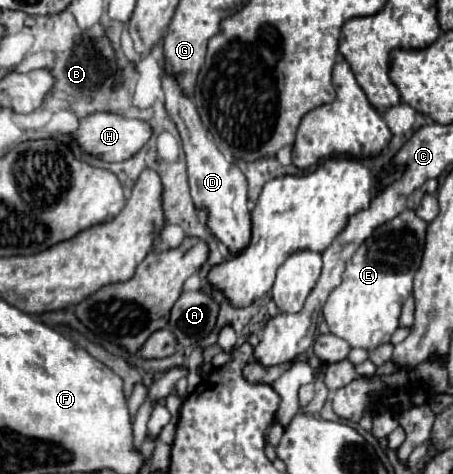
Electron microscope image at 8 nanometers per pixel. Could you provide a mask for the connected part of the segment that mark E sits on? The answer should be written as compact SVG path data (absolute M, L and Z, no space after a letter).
M405 209L395 219L383 223L373 235L357 249L347 263L343 283L335 287L323 305L323 317L329 331L345 339L351 347L375 349L389 343L391 335L399 327L399 313L405 299L413 289L413 275L419 269L423 247L425 247L427 223Z

